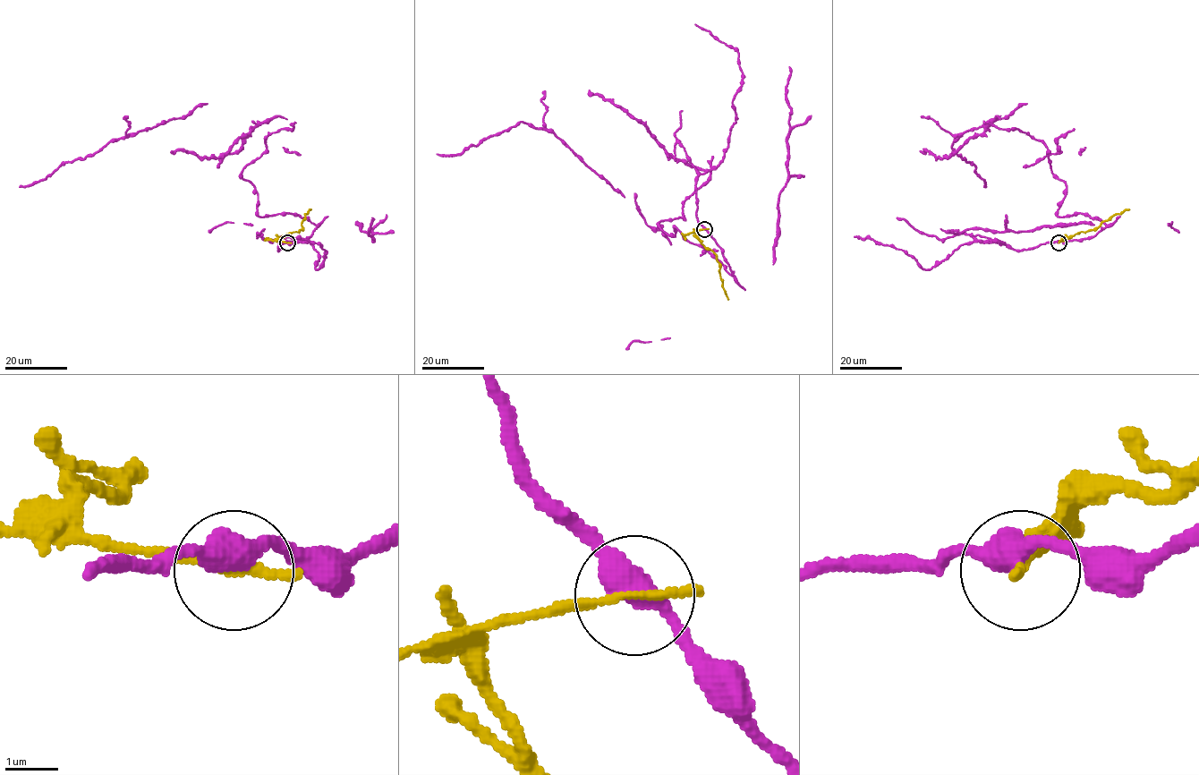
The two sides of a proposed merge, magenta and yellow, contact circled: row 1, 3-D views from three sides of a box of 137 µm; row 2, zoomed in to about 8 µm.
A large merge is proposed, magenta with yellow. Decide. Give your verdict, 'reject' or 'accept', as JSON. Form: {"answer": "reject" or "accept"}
{"answer": "reject"}

